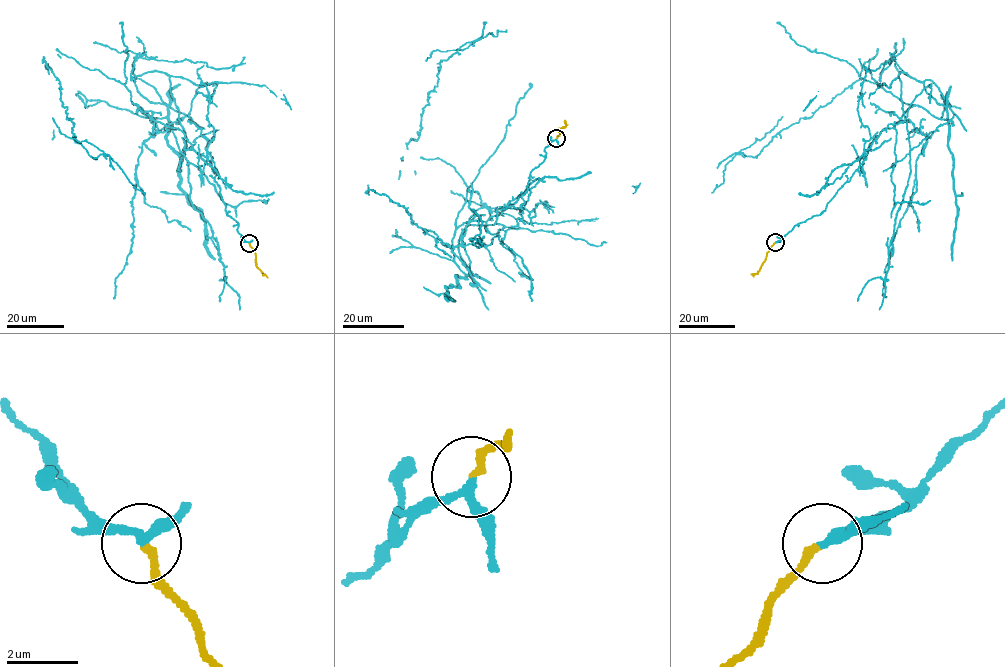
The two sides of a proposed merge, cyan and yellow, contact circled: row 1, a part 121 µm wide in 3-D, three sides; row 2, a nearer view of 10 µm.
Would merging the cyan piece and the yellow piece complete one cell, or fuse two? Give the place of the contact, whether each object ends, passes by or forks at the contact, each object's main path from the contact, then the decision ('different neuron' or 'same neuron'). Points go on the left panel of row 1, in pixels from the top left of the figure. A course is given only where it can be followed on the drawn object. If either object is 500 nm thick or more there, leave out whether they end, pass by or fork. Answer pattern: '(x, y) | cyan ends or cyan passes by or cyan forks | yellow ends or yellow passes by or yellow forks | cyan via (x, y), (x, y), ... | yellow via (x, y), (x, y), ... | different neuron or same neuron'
(249, 243) | cyan passes by | yellow ends | cyan via (248, 243), (210, 162), (136, 104), (167, 115), (135, 75), (169, 76), (191, 202), (226, 278), (219, 301) | yellow via (248, 243), (255, 254), (257, 266), (265, 274), (262, 275) | different neuron

